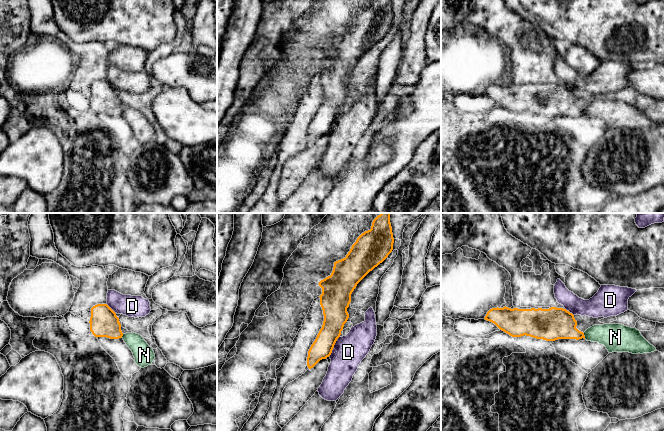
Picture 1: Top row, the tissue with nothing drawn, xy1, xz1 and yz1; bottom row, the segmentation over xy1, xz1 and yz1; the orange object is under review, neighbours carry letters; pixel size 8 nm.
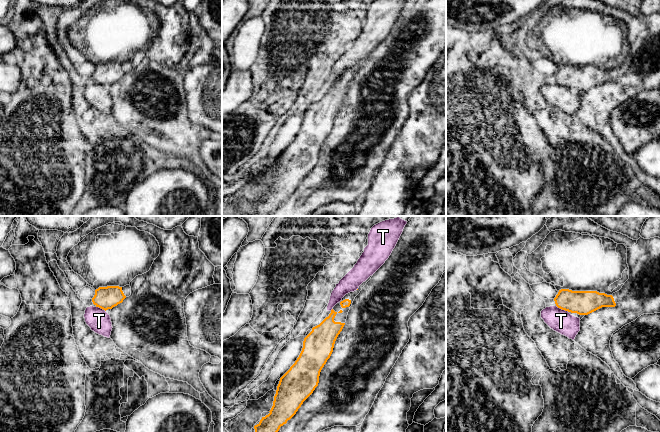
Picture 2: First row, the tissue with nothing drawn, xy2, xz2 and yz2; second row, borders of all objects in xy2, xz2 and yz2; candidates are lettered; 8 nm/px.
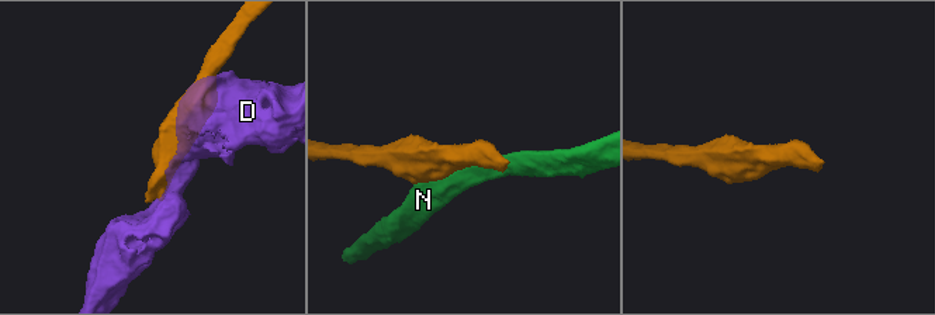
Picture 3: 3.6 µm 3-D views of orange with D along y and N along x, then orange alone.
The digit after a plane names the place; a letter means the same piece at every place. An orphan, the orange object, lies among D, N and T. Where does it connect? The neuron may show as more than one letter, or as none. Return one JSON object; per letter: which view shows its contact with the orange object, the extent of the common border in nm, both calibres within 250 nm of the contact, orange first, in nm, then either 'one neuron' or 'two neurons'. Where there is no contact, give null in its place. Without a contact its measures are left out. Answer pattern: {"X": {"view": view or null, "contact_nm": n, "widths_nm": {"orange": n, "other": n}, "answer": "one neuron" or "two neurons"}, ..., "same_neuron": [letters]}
{"D": {"view": "xz1", "contact_nm": 180, "widths_nm": {"orange": 190, "other": 260}, "answer": "two neurons"}, "N": {"view": "yz1", "contact_nm": 50, "widths_nm": {"orange": 260, "other": 220}, "answer": "two neurons"}, "T": {"view": "yz2", "contact_nm": 120, "widths_nm": {"orange": 190, "other": 190}, "answer": "one neuron"}, "same_neuron": ["T"]}

